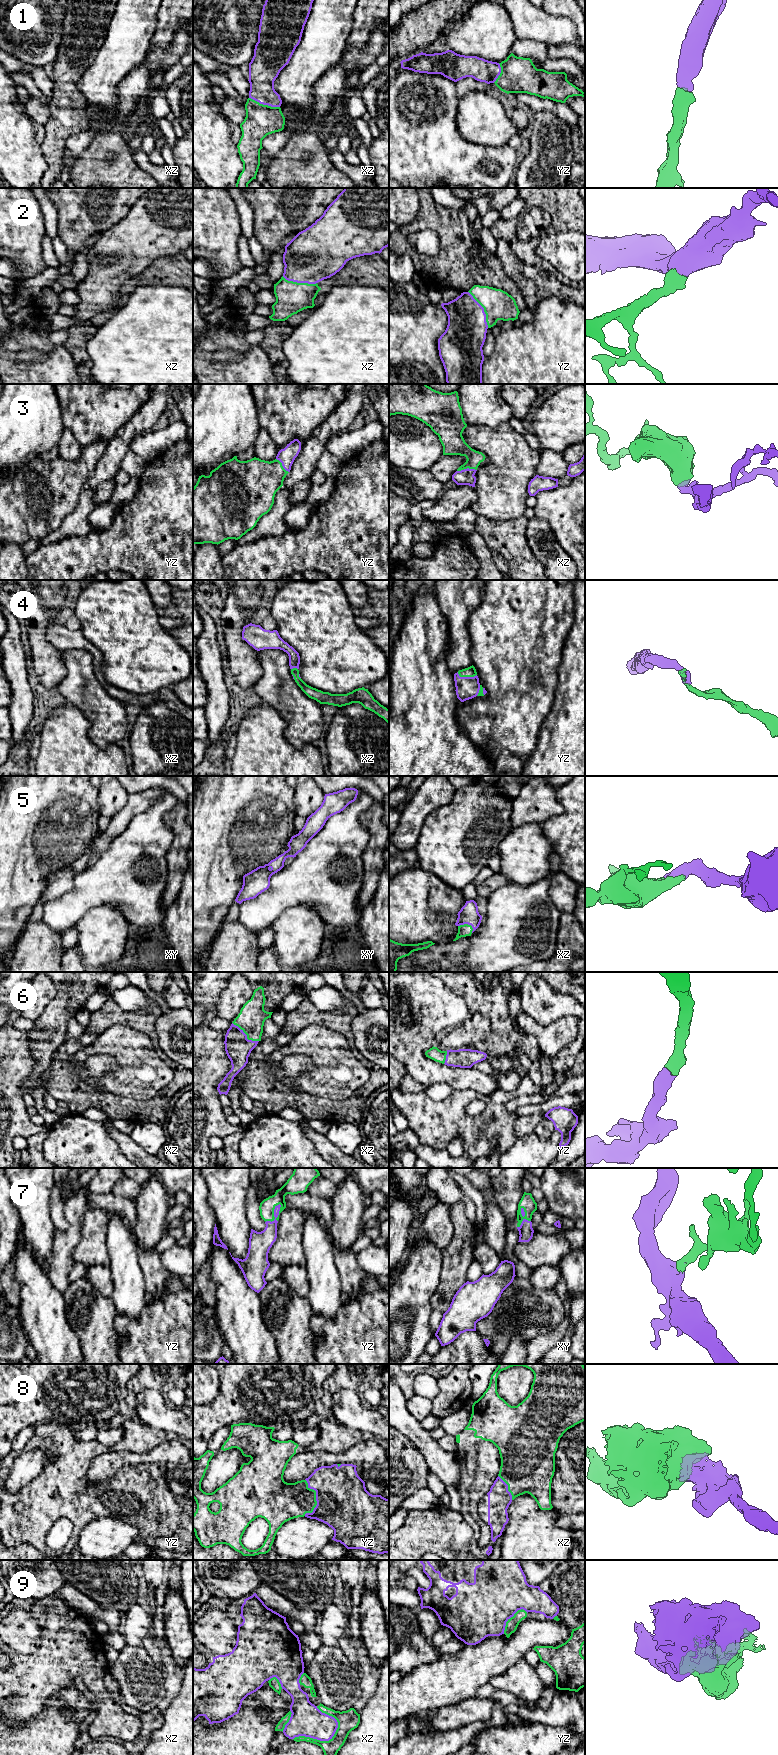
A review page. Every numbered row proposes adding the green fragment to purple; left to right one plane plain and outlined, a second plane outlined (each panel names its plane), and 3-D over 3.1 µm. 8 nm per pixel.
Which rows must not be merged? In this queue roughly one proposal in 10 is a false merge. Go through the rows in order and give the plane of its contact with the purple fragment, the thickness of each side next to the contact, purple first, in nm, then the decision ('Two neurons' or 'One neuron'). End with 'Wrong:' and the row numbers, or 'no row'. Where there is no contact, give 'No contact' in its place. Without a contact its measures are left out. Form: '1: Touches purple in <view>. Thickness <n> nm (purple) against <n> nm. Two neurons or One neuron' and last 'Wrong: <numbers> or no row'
1: Touches purple in xz. Thickness 220 nm (purple) against 260 nm. One neuron
2: Touches purple in yz. Thickness 320 nm (purple) against 240 nm. One neuron
3: Touches purple in xz. Thickness 130 nm (purple) against 180 nm. One neuron
4: Touches purple in yz. Thickness 180 nm (purple) against 80 nm. One neuron
5: Touches purple in xz. Thickness 150 nm (purple) against 100 nm. One neuron
6: Touches purple in xz. Thickness 200 nm (purple) against 220 nm. One neuron
7: Touches purple in yz. Thickness 180 nm (purple) against 120 nm. One neuron
8: Touches purple in yz. Thickness 440 nm (purple) against 300 nm. One neuron
9: Touches purple in xz. Thickness 260 nm (purple) against 140 nm. Two neurons
Wrong: 9

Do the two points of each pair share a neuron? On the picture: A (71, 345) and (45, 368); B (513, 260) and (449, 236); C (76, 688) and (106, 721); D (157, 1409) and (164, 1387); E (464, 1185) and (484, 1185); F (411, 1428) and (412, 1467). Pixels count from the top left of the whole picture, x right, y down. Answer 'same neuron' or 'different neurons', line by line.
A: different neurons
B: different neurons
C: same neuron
D: different neurons
E: different neurons
F: different neurons

